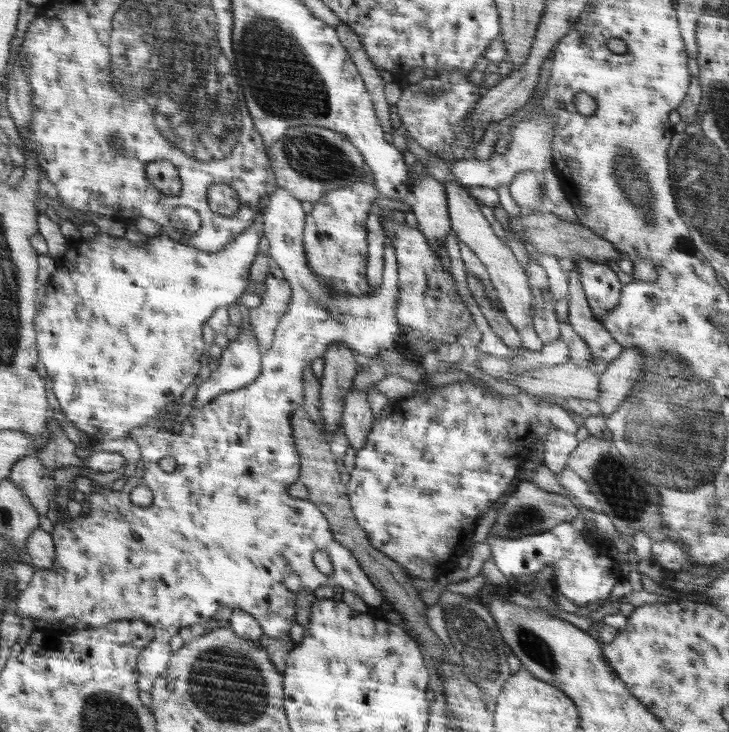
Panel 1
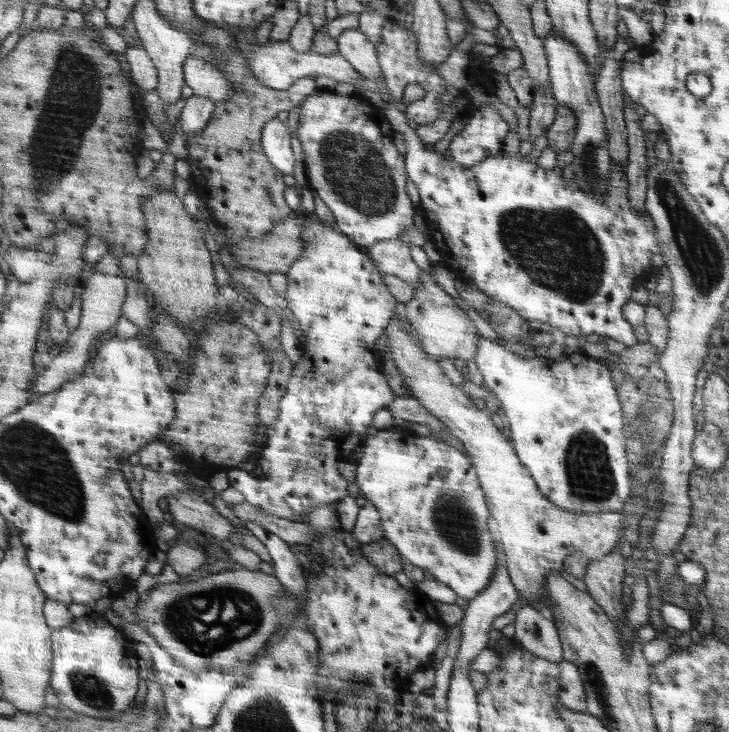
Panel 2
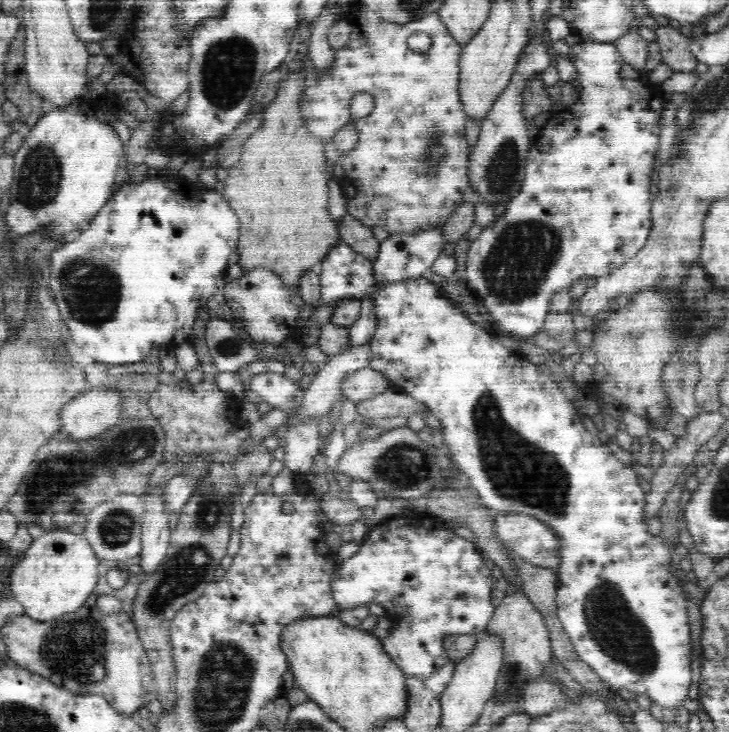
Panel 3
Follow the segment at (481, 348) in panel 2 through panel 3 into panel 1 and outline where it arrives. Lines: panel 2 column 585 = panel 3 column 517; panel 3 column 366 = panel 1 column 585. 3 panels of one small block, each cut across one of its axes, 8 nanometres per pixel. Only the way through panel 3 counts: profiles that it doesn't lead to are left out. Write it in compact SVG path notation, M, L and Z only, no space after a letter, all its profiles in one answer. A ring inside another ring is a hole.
M574 258L580 273L580 282L584 289L592 315L596 320L602 319L602 315L610 313L619 305L620 290L622 284L618 276L608 268L608 264L596 264L589 258Z

